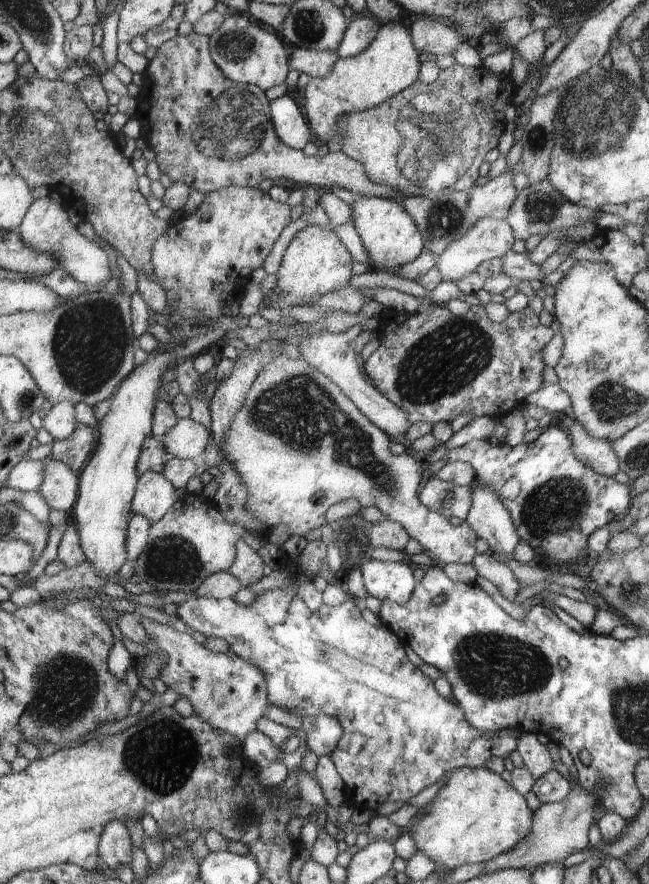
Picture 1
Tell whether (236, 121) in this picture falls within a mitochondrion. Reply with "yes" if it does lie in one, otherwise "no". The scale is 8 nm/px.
yes

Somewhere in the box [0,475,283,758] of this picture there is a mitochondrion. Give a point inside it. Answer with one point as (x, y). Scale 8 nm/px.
(62, 691)

